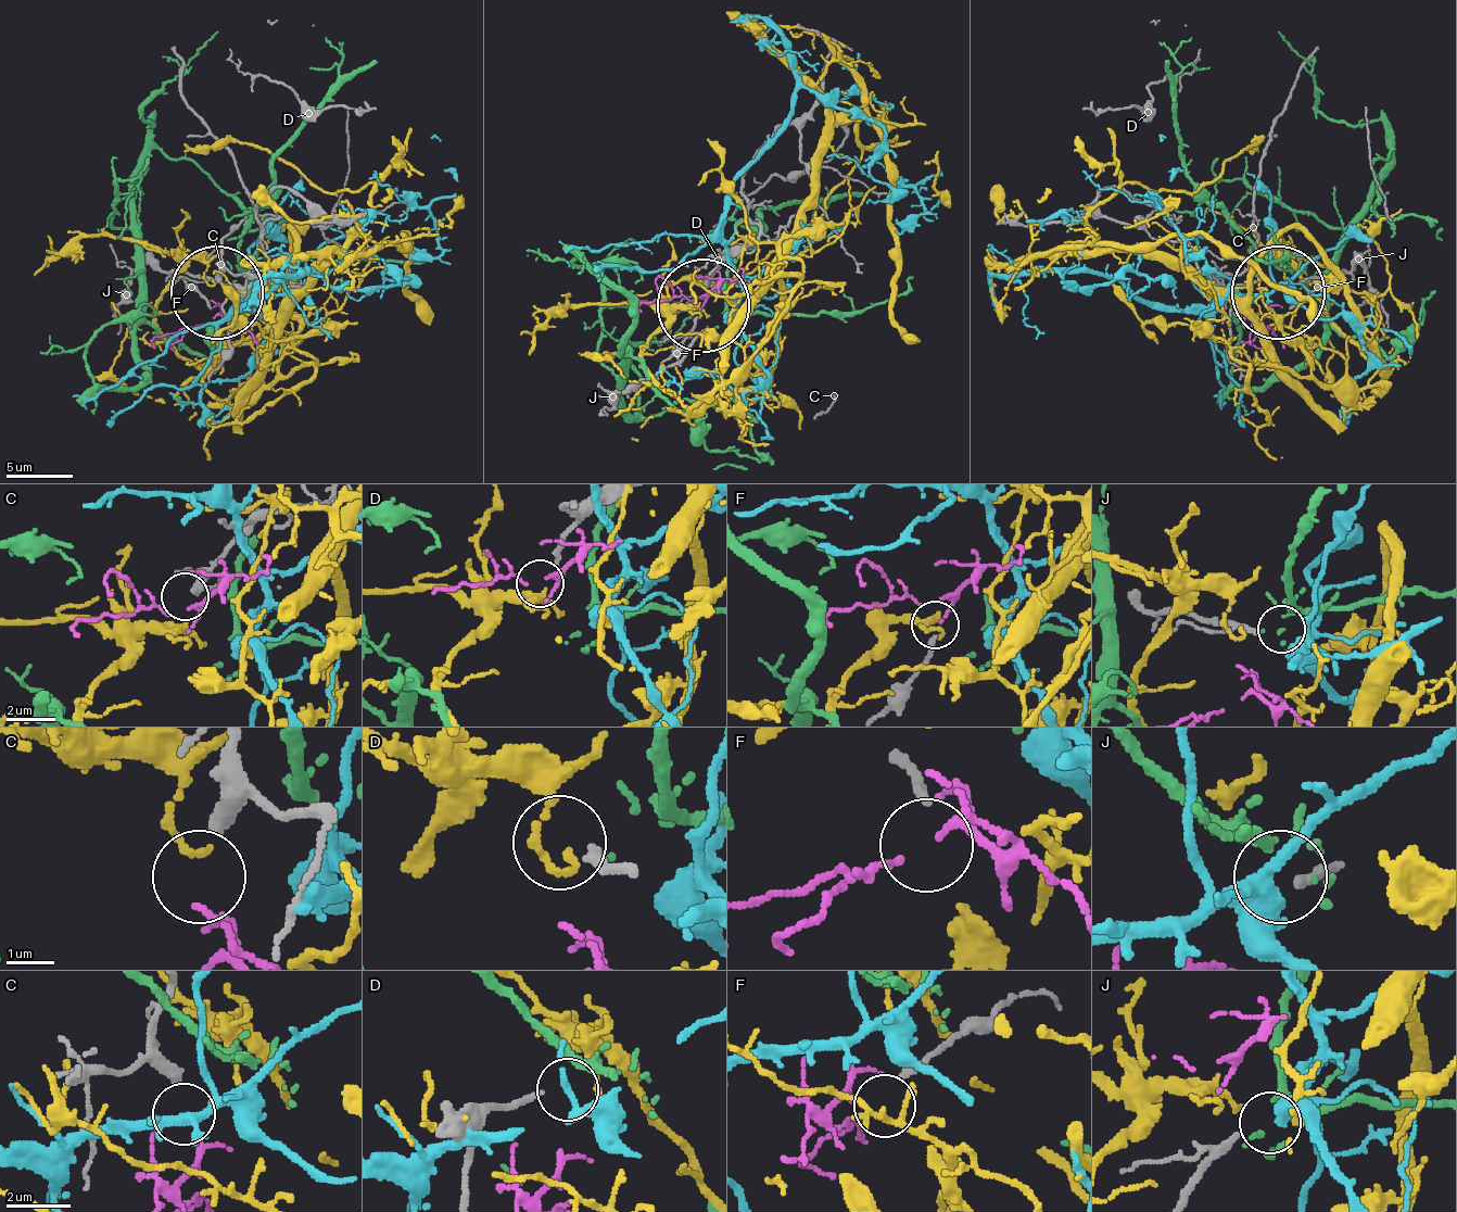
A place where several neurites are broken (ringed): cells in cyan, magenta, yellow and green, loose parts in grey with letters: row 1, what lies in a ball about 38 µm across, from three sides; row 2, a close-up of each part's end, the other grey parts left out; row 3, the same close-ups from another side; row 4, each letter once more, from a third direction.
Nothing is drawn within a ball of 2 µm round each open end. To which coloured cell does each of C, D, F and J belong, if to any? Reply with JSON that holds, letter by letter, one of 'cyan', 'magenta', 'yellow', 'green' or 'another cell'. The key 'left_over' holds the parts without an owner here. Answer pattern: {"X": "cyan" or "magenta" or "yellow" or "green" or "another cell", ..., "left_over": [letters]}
{"C": "magenta", "D": "another cell", "F": "another cell", "J": "cyan", "left_over": ["D", "F"]}

